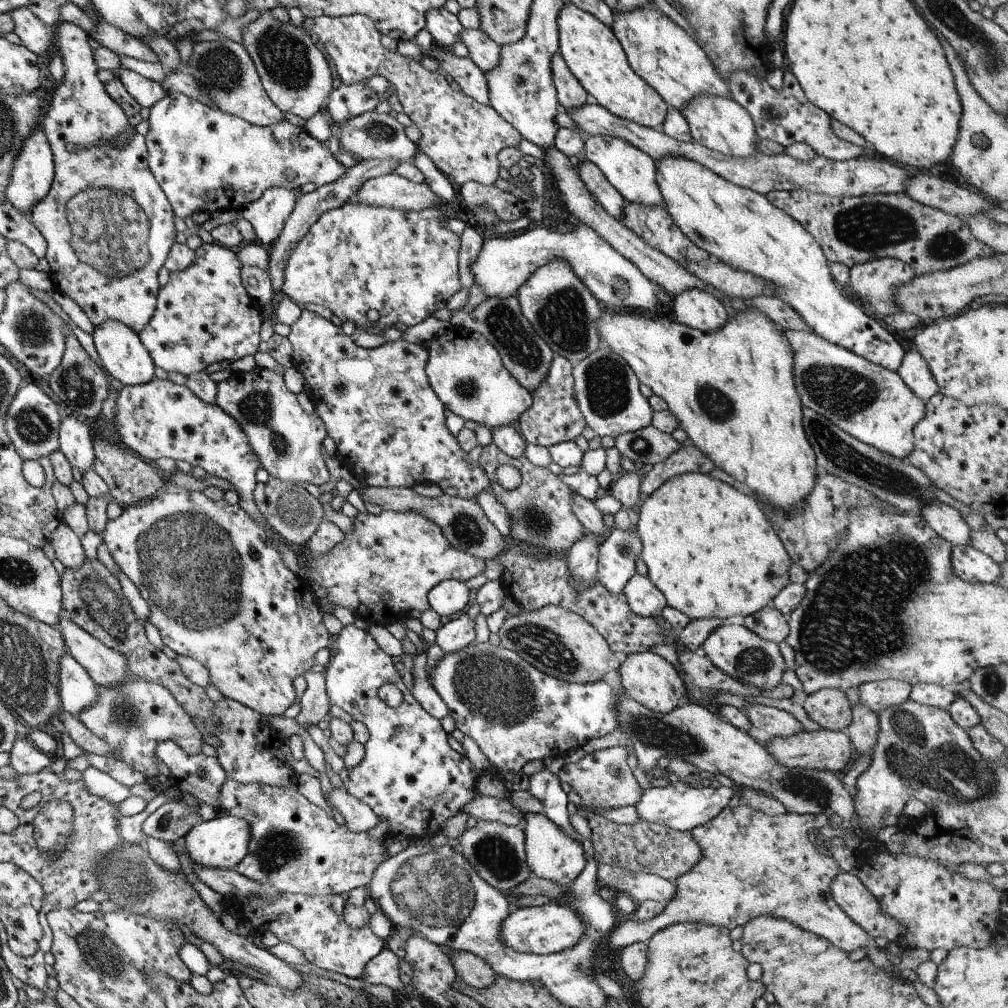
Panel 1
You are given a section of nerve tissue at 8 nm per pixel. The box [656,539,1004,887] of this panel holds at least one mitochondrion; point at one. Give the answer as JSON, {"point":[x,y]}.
{"point":[944,763]}

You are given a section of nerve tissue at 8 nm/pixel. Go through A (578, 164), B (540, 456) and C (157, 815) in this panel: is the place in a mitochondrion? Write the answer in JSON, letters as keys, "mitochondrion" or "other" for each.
{"A":"other","B":"other","C":"other"}

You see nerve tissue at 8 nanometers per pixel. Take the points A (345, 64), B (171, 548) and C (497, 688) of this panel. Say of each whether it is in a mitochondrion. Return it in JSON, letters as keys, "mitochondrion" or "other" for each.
{"A":"other","B":"mitochondrion","C":"mitochondrion"}

